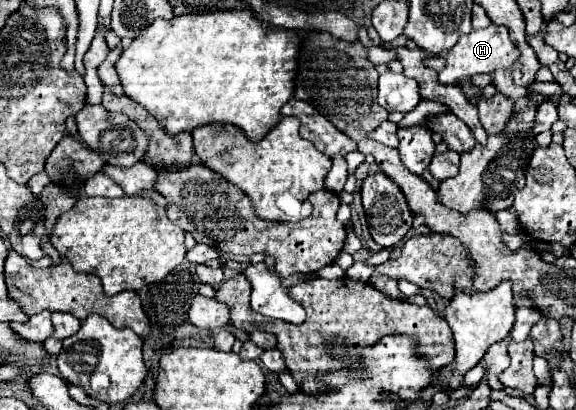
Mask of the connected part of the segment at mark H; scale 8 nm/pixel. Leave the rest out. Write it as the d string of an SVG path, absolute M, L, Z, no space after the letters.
M491 24L491 26L483 28L483 30L471 30L469 34L461 36L457 40L457 44L449 52L445 52L441 56L447 60L447 66L443 68L443 72L439 72L439 82L441 84L453 84L457 80L471 78L475 74L483 74L483 72L489 74L489 72L493 72L497 68L509 68L519 58L519 50L511 42L509 30Z

